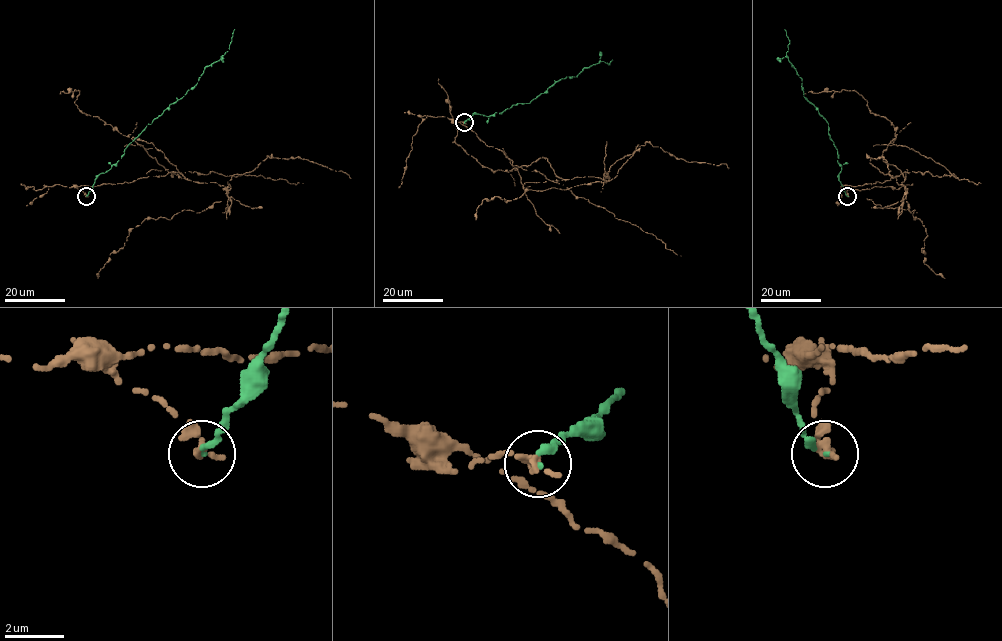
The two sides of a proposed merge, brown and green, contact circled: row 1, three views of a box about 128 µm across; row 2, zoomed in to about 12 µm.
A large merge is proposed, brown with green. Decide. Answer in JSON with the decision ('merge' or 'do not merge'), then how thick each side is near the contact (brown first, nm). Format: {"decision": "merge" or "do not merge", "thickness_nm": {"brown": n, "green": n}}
{"decision": "do not merge", "thickness_nm": {"brown": 340, "green": 220}}

